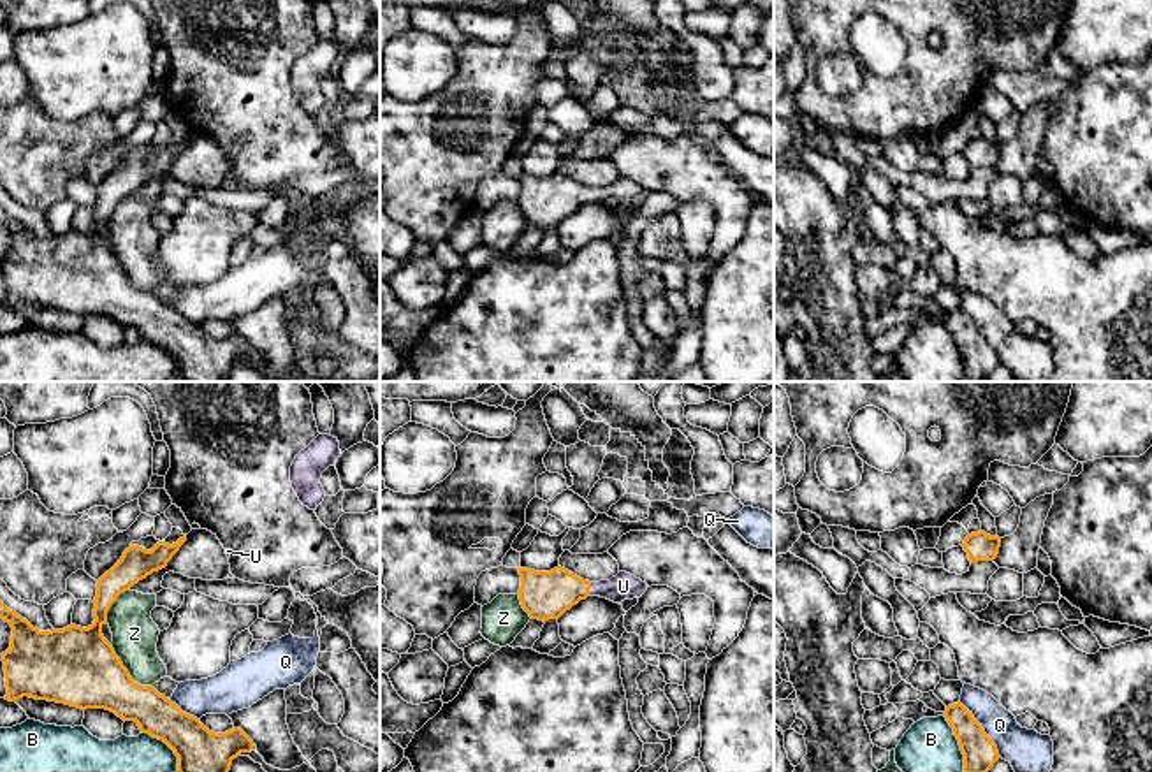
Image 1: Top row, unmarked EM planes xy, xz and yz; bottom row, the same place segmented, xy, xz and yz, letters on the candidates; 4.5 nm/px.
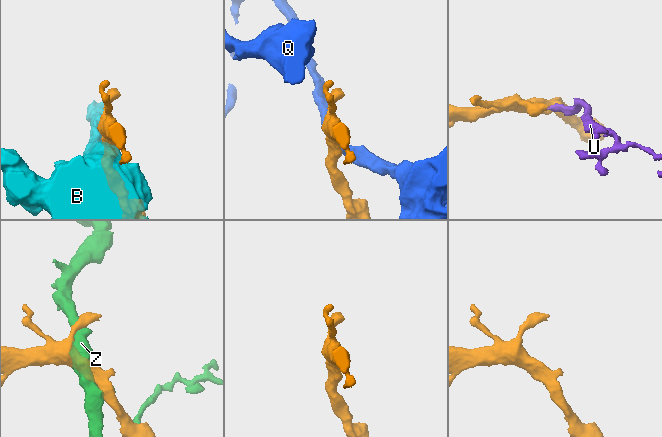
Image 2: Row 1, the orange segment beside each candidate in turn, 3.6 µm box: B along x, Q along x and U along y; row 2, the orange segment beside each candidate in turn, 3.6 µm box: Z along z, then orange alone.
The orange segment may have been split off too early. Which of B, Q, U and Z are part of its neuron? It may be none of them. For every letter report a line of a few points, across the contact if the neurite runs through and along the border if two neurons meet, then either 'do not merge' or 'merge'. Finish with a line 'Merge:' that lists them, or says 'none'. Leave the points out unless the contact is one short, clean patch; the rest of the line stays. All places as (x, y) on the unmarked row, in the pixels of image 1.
B: do not merge
Q: do not merge
U: line xz (544, 201), (558, 196), (590, 194), (623, 192); merge
Z: do not merge
Merge: U

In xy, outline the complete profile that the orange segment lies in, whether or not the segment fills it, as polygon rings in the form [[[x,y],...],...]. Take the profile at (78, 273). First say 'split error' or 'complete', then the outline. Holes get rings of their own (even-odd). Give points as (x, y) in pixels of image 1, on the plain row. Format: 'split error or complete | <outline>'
complete | [[[186,142],[151,157],[130,151],[121,165],[97,186],[93,230],[70,230],[39,237],[0,208],[0,225],[11,230],[11,253],[2,259],[5,306],[23,302],[86,315],[106,315],[135,327],[142,339],[164,346],[178,362],[179,382],[229,382],[232,366],[253,357],[241,336],[209,338],[201,325],[183,318],[151,292],[132,287],[104,244],[102,232],[118,202],[153,178],[167,172]]]

